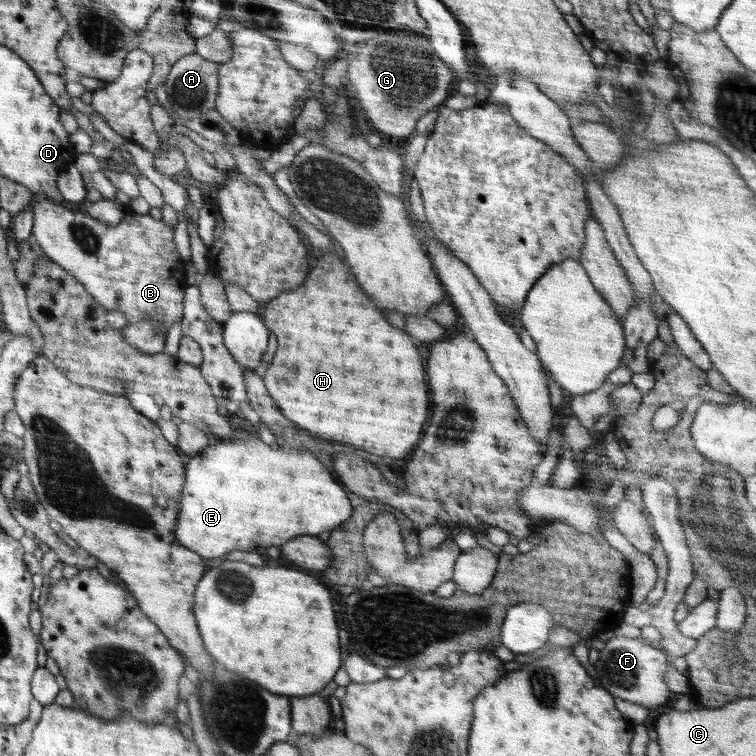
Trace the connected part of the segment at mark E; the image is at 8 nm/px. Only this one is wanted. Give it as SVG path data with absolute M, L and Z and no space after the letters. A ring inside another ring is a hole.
M248 435L243 439L234 440L218 440L212 441L198 455L193 456L186 461L185 464L185 481L182 496L180 496L179 511L175 520L173 530L175 540L188 550L193 550L196 554L204 557L206 560L210 558L222 557L231 550L257 550L260 547L276 551L282 544L286 544L289 540L302 535L315 535L321 532L330 532L338 528L351 514L353 506L350 494L344 490L344 486L336 476L330 476L331 470L322 468L322 464L310 454L310 452L298 452L290 446L268 445L264 443L258 435Z

